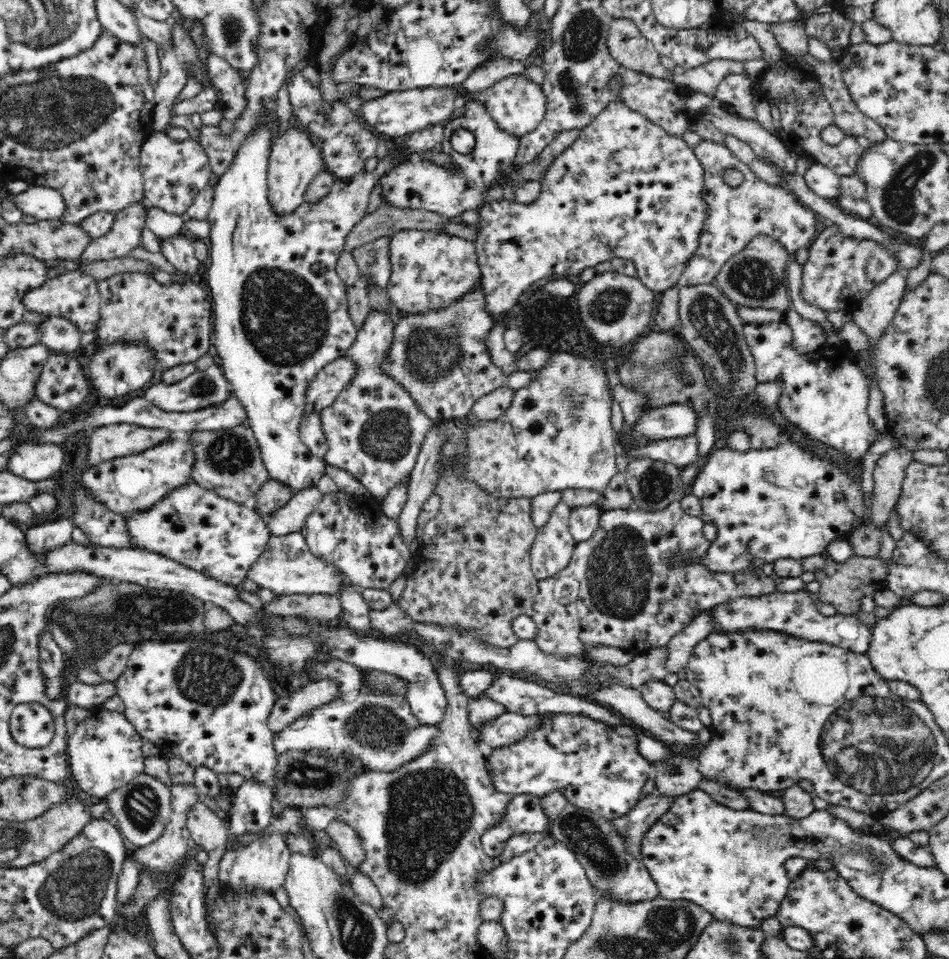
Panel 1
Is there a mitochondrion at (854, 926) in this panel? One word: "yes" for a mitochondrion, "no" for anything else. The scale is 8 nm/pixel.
no

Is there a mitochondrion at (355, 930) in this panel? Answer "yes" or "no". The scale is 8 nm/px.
yes

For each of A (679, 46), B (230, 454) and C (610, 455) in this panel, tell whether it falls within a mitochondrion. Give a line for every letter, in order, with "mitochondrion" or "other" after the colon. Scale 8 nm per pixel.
A: other
B: mitochondrion
C: other

